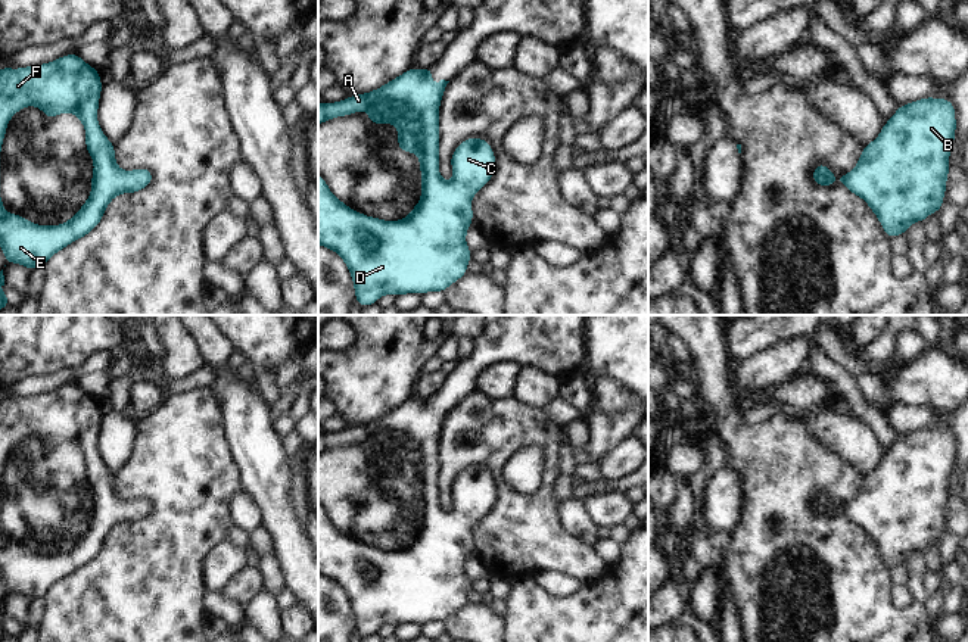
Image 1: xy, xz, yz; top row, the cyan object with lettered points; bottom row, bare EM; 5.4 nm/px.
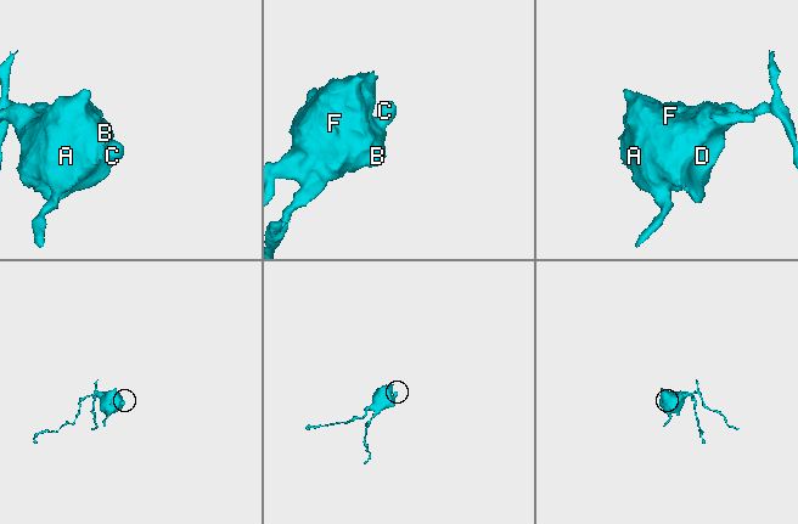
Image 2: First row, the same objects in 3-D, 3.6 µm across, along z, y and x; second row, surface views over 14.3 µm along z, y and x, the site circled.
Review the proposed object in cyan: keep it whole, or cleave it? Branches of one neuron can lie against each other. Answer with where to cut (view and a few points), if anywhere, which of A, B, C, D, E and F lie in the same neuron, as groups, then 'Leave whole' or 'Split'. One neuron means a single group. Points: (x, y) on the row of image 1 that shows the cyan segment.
No split. Groups: A B C D E F. Leave whole

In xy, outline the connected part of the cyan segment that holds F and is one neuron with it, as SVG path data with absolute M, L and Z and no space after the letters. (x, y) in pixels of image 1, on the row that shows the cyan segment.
M78 53L62 56L50 63L25 66L19 69L0 69L0 150L10 118L27 106L37 106L49 119L59 113L71 112L80 118L85 128L85 149L94 162L91 175L91 194L83 208L60 225L37 225L18 214L9 215L0 197L0 246L6 265L13 262L29 271L44 267L52 255L69 246L72 241L91 233L103 218L109 202L121 193L137 193L153 181L153 172L147 168L124 172L115 163L115 144L111 143L97 122L99 99L103 84L97 69L85 63Z

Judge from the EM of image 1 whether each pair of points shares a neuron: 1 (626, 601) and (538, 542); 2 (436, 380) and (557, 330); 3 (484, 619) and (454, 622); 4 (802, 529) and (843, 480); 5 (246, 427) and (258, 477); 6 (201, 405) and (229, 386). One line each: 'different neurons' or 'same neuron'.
1: different neurons
2: different neurons
3: same neuron
4: same neuron
5: same neuron
6: different neurons

